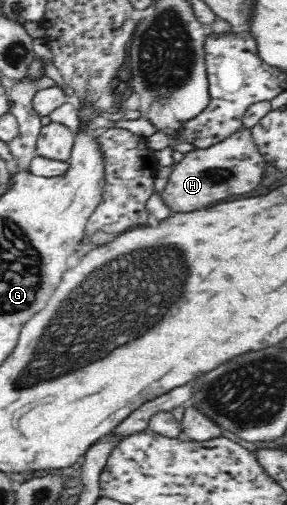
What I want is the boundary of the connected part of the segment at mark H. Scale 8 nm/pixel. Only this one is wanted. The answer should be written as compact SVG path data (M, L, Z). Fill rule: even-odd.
M241 128L229 135L226 140L210 148L195 149L185 154L183 160L174 164L173 171L161 193L173 214L201 210L227 196L255 190L261 184L266 164L258 147L255 146L249 129ZM225 180L235 180L235 182L225 182Z

